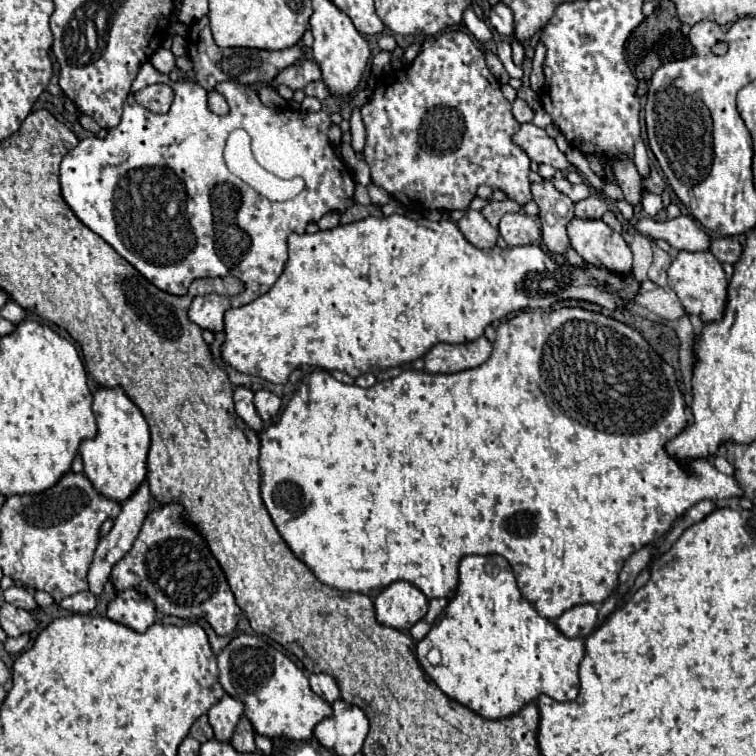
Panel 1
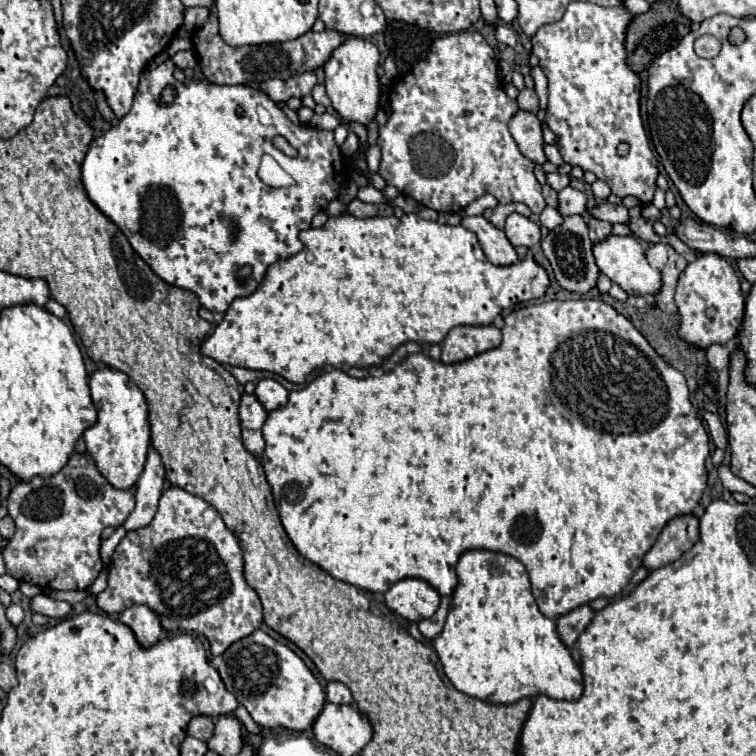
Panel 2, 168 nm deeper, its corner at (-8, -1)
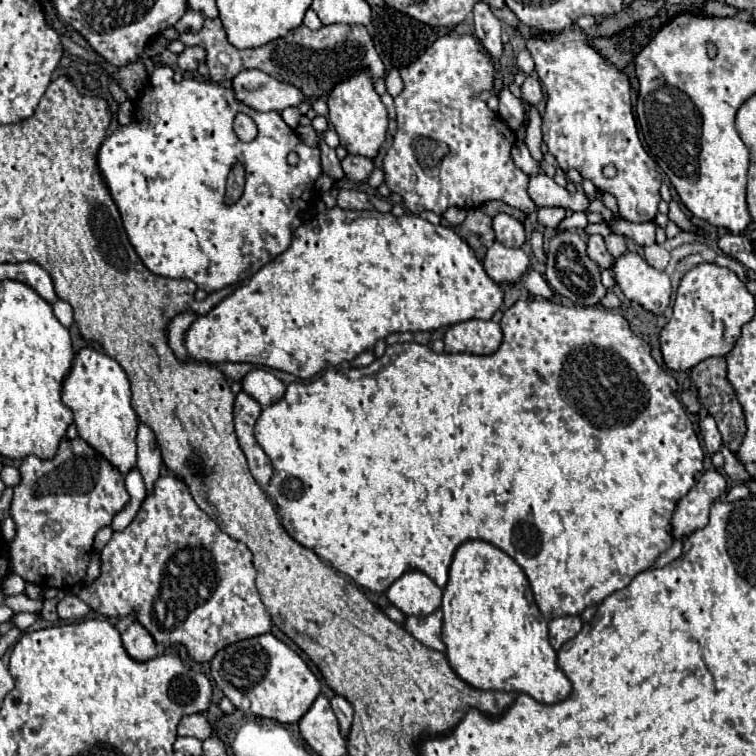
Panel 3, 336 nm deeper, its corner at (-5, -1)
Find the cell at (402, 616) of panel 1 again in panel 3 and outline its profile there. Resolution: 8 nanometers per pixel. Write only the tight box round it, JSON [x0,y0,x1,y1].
[387,572,443,616]

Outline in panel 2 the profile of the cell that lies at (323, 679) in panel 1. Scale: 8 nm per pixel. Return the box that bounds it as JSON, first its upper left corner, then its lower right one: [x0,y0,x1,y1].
[326,682,354,704]

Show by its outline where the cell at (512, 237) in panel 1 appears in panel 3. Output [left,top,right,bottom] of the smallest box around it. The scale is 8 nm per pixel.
[493,214,527,248]

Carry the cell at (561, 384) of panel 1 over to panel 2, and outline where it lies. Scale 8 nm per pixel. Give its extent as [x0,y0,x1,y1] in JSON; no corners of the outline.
[262,300,708,620]

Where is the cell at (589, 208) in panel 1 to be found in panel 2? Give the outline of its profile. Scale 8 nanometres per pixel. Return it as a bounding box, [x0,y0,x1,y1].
[588,218,612,244]

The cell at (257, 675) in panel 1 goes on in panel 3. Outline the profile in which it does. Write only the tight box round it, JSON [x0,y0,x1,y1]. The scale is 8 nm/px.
[211,634,321,724]

